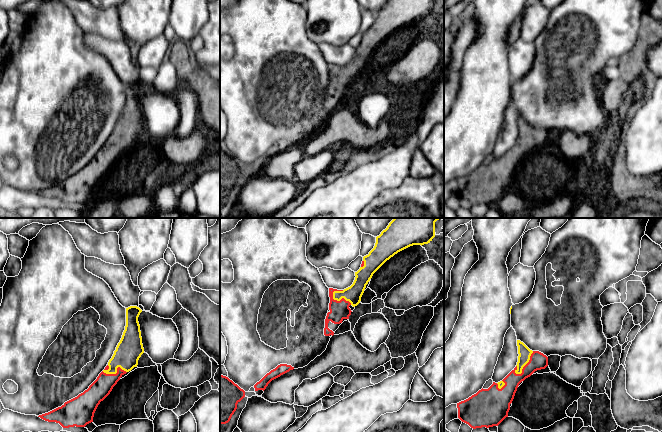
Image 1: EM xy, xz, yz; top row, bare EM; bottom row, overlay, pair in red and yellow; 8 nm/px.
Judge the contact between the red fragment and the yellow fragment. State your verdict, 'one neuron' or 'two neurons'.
one neuron

